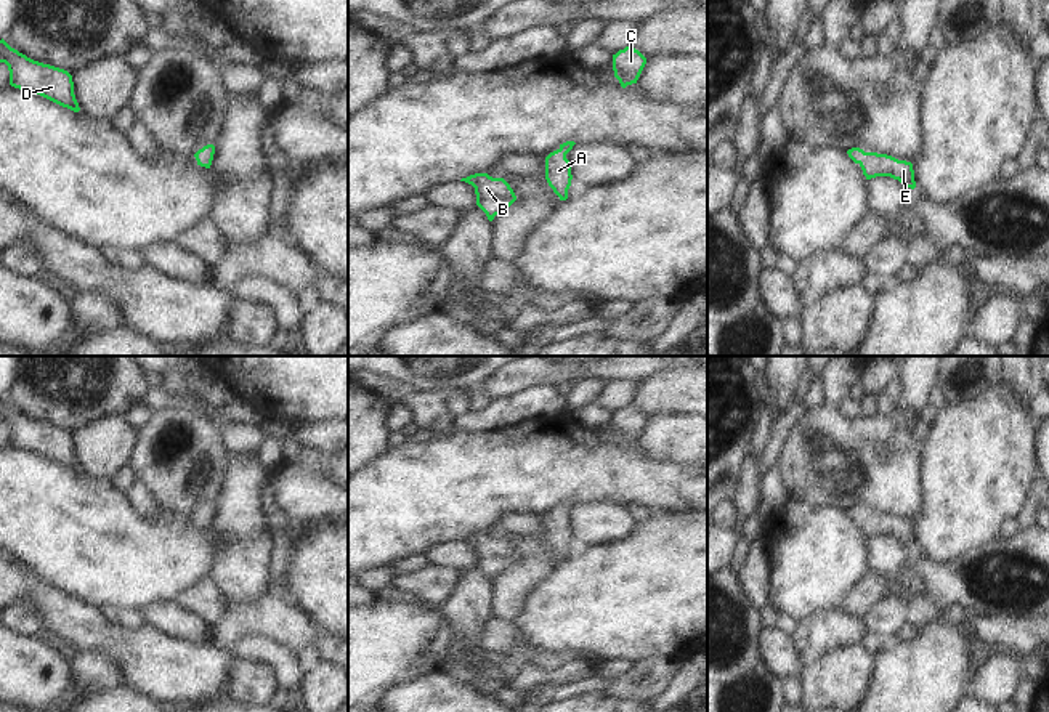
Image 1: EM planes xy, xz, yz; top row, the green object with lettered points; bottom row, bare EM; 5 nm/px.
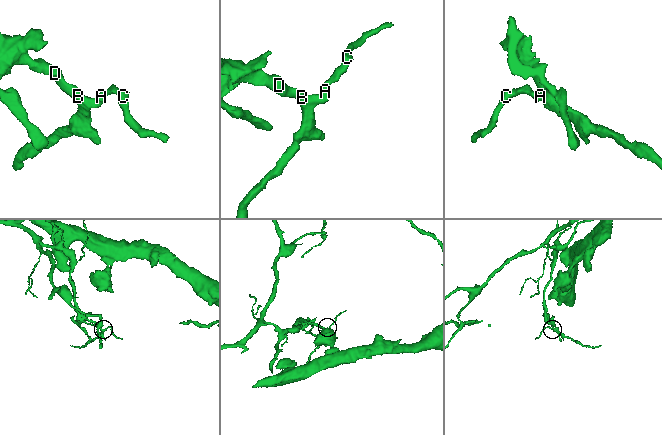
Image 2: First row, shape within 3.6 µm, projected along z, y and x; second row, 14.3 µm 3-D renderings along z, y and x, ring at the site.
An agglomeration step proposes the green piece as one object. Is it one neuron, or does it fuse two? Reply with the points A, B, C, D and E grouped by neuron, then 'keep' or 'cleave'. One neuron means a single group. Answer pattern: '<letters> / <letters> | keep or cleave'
A B C D E | keep

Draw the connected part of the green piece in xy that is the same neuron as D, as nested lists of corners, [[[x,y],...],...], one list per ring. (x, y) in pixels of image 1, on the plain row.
[[[0,399],[0,422],[10,430],[10,444],[27,452],[37,452],[63,467],[79,471],[72,435],[59,427],[27,417]]]

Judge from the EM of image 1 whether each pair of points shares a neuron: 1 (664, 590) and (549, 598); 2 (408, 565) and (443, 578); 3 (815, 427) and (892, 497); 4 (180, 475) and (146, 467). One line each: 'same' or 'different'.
1: same
2: different
3: same
4: same

